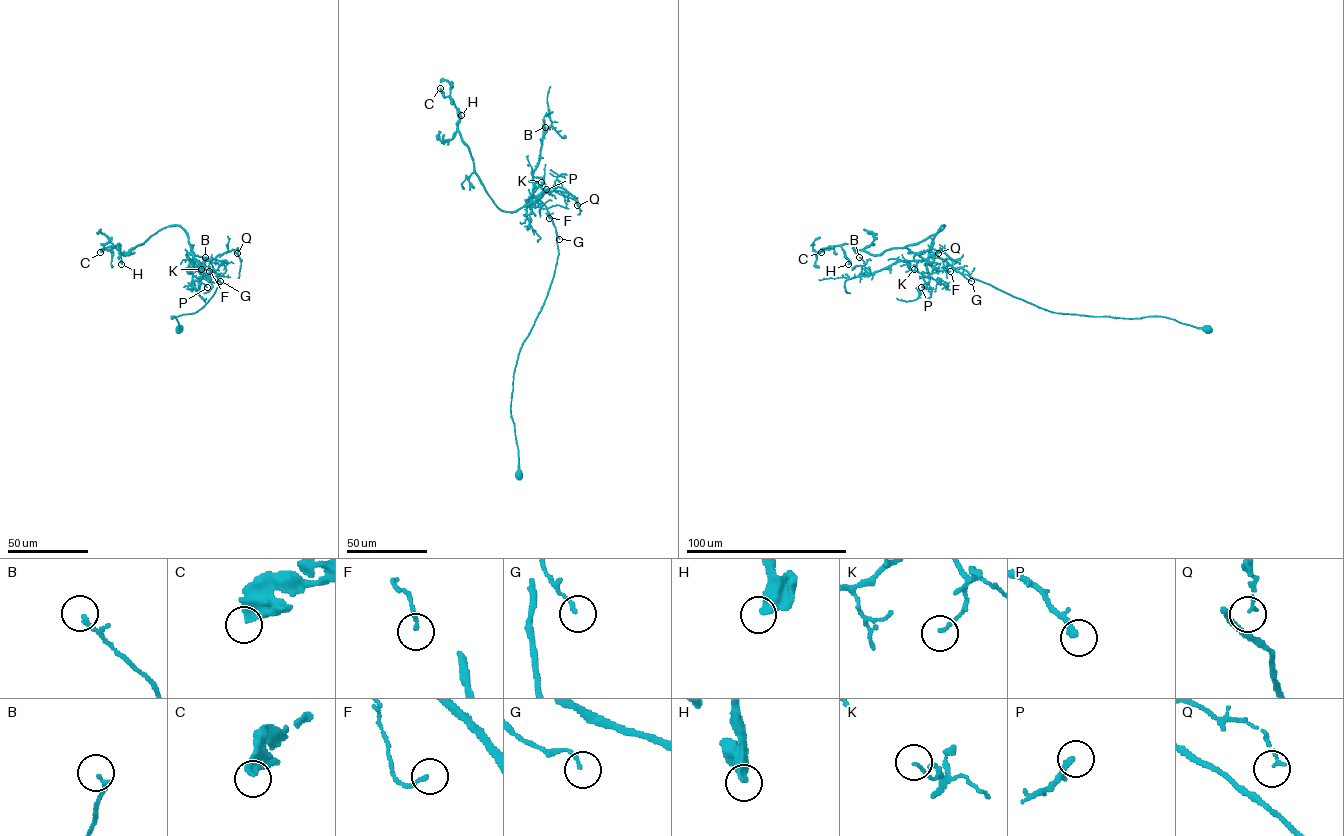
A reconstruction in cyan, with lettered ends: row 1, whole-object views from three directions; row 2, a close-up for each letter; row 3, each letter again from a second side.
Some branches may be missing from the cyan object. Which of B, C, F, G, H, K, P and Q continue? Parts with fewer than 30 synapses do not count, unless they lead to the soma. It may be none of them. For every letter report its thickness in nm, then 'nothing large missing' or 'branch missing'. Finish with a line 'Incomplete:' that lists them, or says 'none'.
B: calibre 120 nm; nothing large missing
C: calibre 360 nm; nothing large missing
F: calibre 140 nm; nothing large missing
G: calibre 130 nm; nothing large missing
H: calibre 400 nm; nothing large missing
K: calibre 120 nm; nothing large missing
P: calibre 260 nm; nothing large missing
Q: calibre 90 nm; nothing large missing
Incomplete: none

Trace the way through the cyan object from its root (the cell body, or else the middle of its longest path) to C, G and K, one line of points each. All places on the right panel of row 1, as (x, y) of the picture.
C: (1207, 329), (1160, 316), (1040, 308), (931, 256), (944, 225), (922, 241), (879, 255), (849, 244), (821, 252)
G: (1207, 329), (1160, 316), (1125, 319), (1052, 312), (963, 275), (971, 281)
K: (1207, 329), (1160, 316), (1125, 319), (1051, 312), (961, 274), (943, 259), (932, 256), (915, 260), (914, 269)

